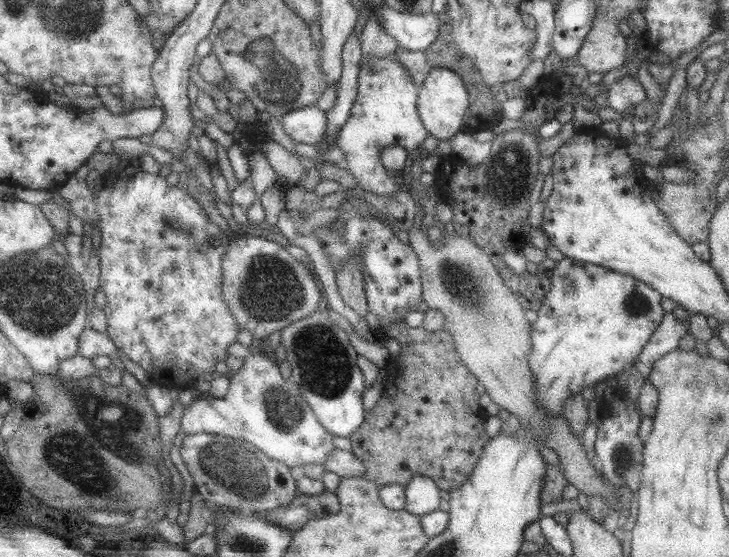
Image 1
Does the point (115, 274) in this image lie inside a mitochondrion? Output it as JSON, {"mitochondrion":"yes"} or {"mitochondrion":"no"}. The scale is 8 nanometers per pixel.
{"mitochondrion":"no"}

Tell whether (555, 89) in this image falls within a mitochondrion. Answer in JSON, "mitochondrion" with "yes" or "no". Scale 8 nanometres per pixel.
{"mitochondrion":"no"}

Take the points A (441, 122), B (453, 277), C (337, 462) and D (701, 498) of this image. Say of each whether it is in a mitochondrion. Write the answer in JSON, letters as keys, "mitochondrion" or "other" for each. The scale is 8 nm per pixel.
{"A":"other","B":"mitochondrion","C":"other","D":"other"}

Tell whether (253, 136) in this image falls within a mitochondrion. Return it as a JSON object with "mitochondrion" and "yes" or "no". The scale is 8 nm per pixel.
{"mitochondrion":"no"}

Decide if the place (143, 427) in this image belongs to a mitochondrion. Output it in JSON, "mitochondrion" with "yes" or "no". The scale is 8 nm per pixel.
{"mitochondrion":"no"}

